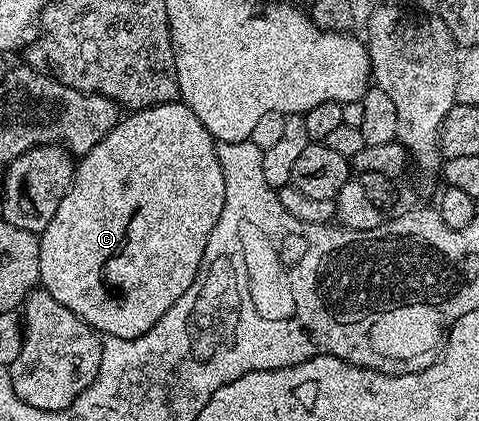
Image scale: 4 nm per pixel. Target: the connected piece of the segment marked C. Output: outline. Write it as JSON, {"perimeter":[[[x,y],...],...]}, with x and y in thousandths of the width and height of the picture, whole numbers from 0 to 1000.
{"perimeter":[[[363,238],[349,247],[317,252],[305,261],[280,261],[263,268],[244,287],[240,304],[190,352],[190,361],[167,368],[152,406],[152,437],[146,442],[140,466],[123,485],[123,504],[106,513],[106,532],[84,556],[81,580],[81,646],[86,648],[84,677],[132,732],[148,732],[157,751],[165,751],[171,765],[194,777],[196,784],[230,803],[288,803],[299,798],[322,770],[399,684],[407,656],[420,634],[420,620],[432,589],[432,570],[441,561],[441,542],[457,523],[457,504],[466,504],[466,399],[457,399],[457,371],[453,368],[453,337],[424,304],[415,276],[399,266],[399,257],[376,238]]]}

